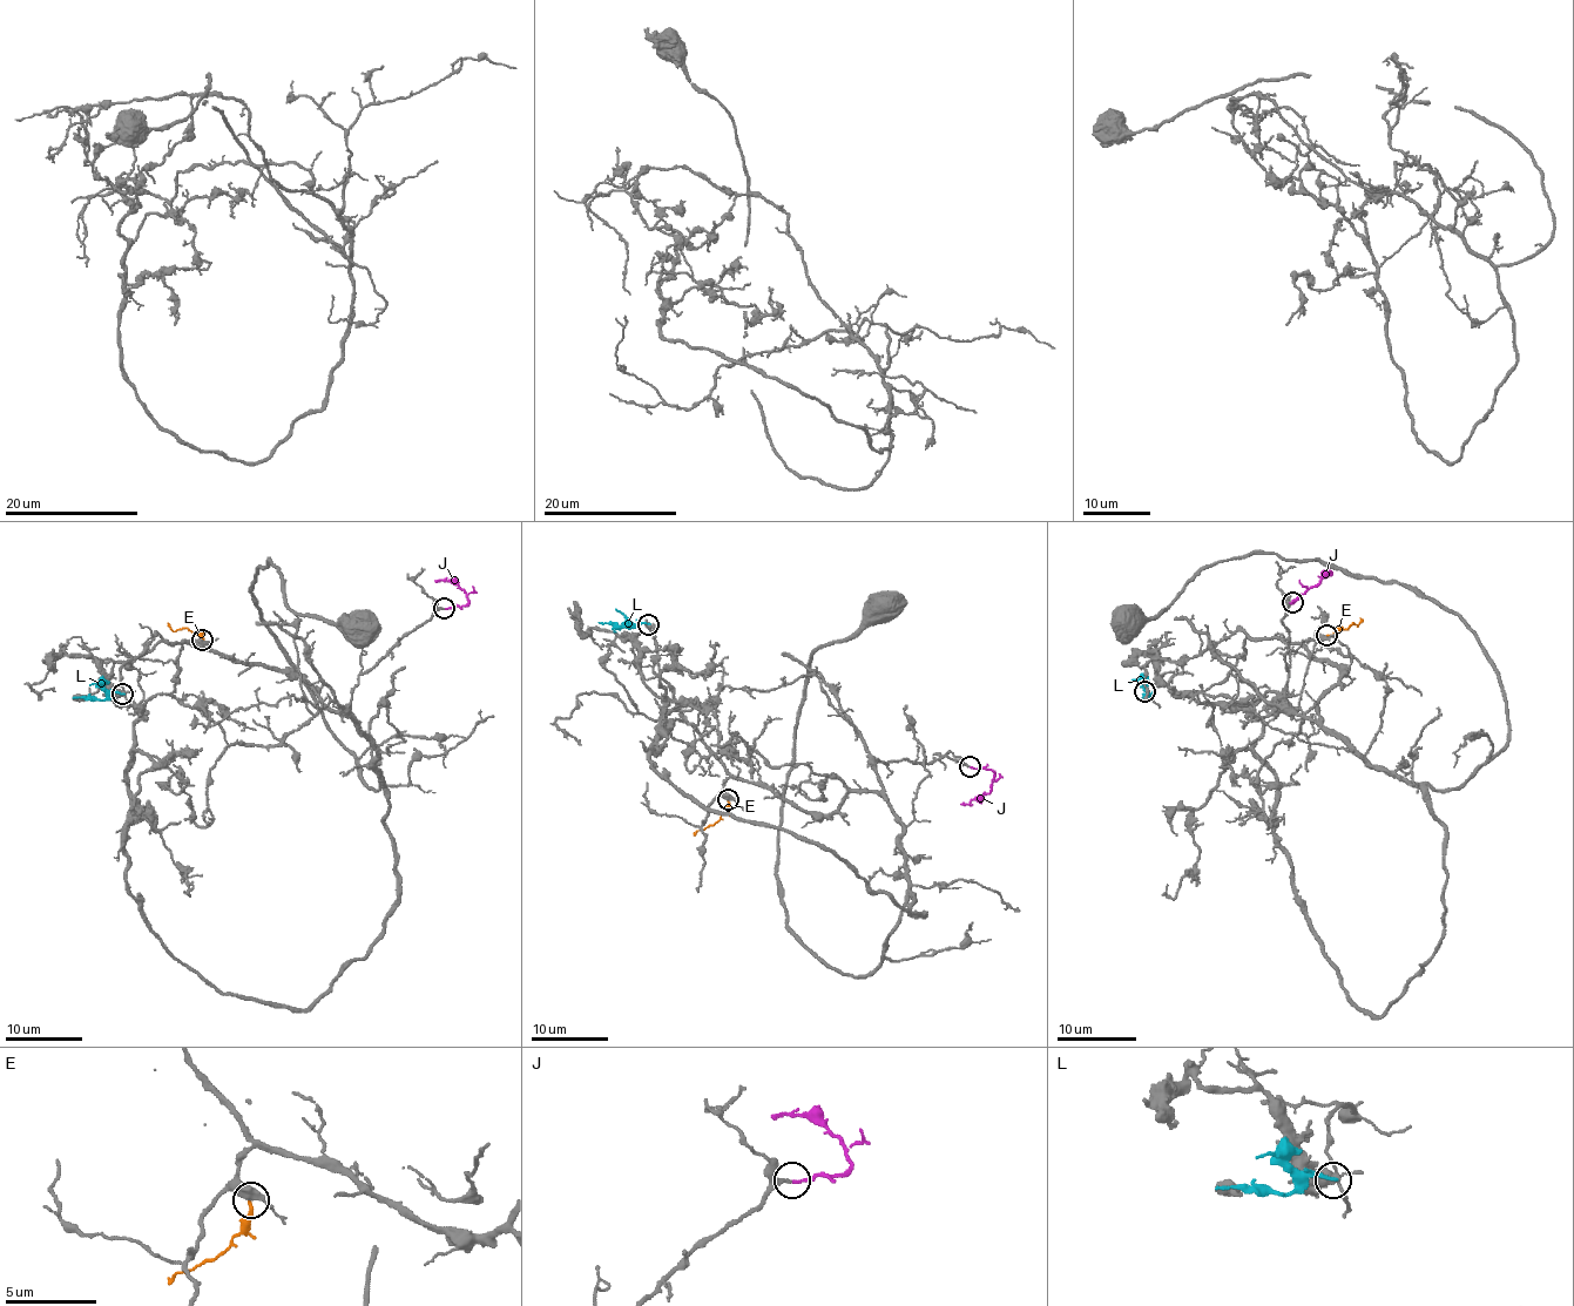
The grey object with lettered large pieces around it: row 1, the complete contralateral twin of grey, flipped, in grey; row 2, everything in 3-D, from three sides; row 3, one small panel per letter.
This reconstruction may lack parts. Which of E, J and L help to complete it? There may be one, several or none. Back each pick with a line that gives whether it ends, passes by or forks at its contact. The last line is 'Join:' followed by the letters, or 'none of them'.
J: it ends
Join: J

